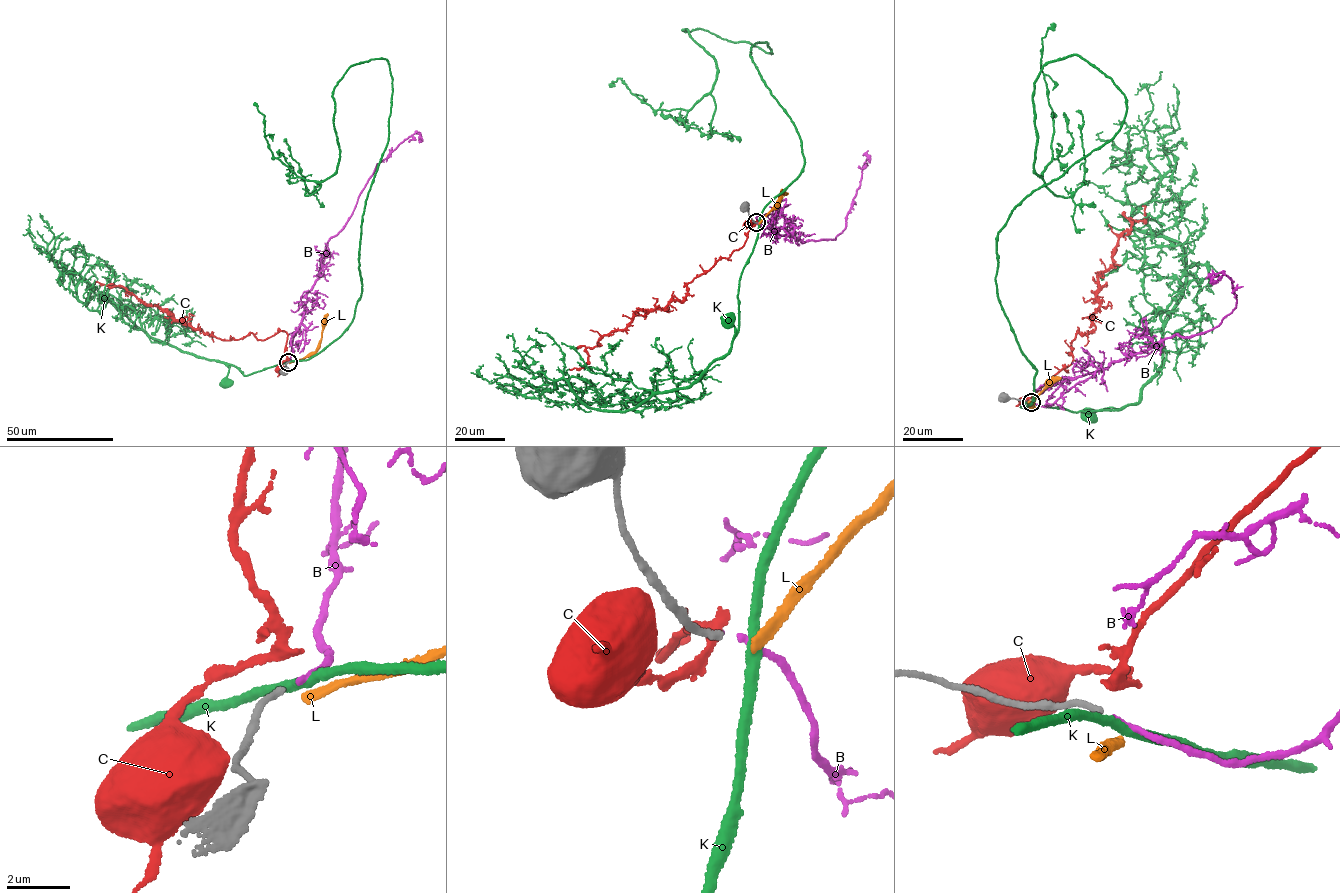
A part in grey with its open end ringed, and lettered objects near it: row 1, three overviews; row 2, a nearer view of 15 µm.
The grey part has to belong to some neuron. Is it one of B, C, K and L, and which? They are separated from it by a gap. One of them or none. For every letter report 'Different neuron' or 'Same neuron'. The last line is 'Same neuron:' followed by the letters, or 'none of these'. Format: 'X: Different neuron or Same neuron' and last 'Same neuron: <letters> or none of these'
B: Same neuron
C: Different neuron
K: Different neuron
L: Different neuron
Same neuron: B

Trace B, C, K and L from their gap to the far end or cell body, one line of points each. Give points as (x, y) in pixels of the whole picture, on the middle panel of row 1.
B: (758, 222), (767, 234), (772, 231), (802, 242), (835, 240), (844, 229), (868, 156), (870, 163)
C: (756, 222), (743, 246), (687, 285), (684, 301), (635, 312), (624, 329), (586, 348), (581, 367), (569, 369)
K: (758, 223), (757, 238), (741, 274), (737, 294), (739, 321), (736, 332), (734, 325), (726, 321), (729, 320)
L: (759, 223), (776, 206), (780, 193), (787, 194)

